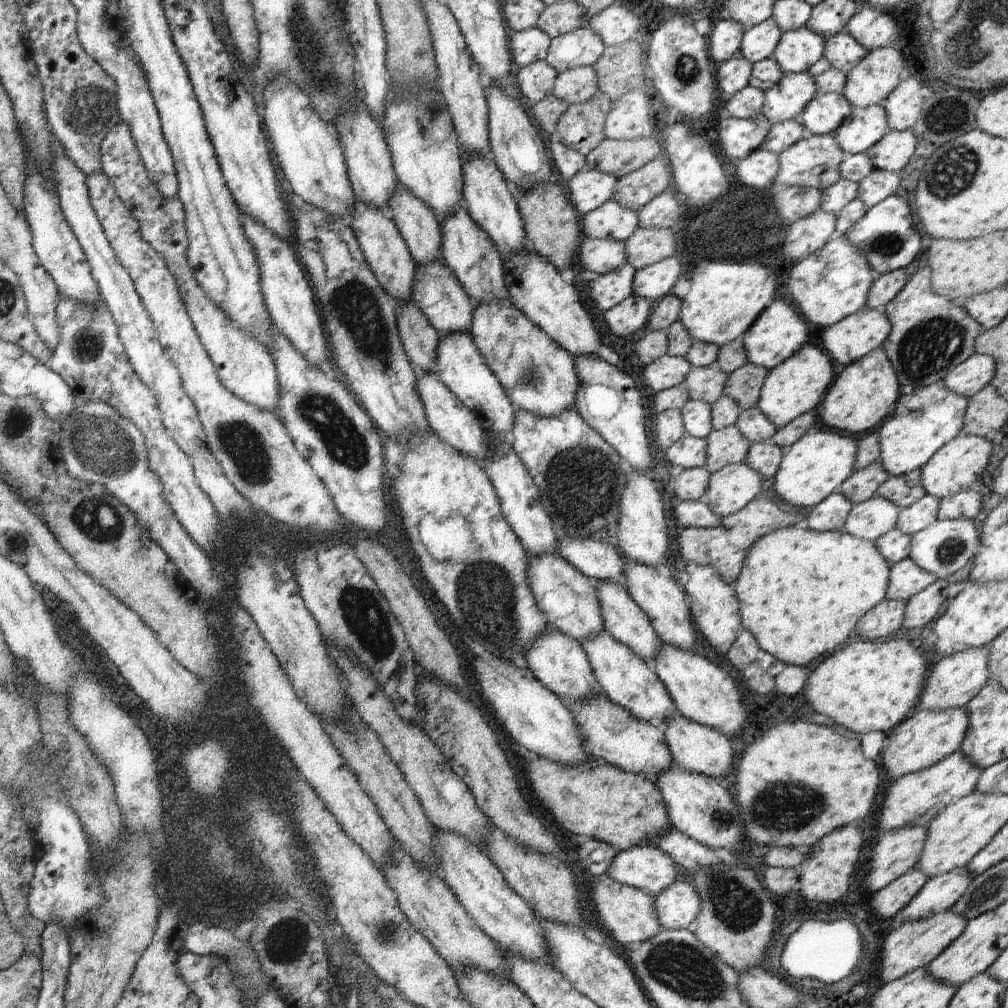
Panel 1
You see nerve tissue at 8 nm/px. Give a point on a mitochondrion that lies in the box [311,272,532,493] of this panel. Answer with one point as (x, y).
(356, 303)

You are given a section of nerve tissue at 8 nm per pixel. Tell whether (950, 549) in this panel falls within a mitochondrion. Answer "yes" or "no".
yes

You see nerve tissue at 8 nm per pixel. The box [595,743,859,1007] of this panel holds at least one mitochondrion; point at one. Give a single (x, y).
(676, 964)

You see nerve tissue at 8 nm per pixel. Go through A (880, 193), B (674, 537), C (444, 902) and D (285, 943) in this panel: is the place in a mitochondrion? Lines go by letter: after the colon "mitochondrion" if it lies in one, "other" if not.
A: other
B: other
C: other
D: mitochondrion

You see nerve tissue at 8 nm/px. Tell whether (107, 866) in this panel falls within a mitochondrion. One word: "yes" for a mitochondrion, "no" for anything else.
yes

